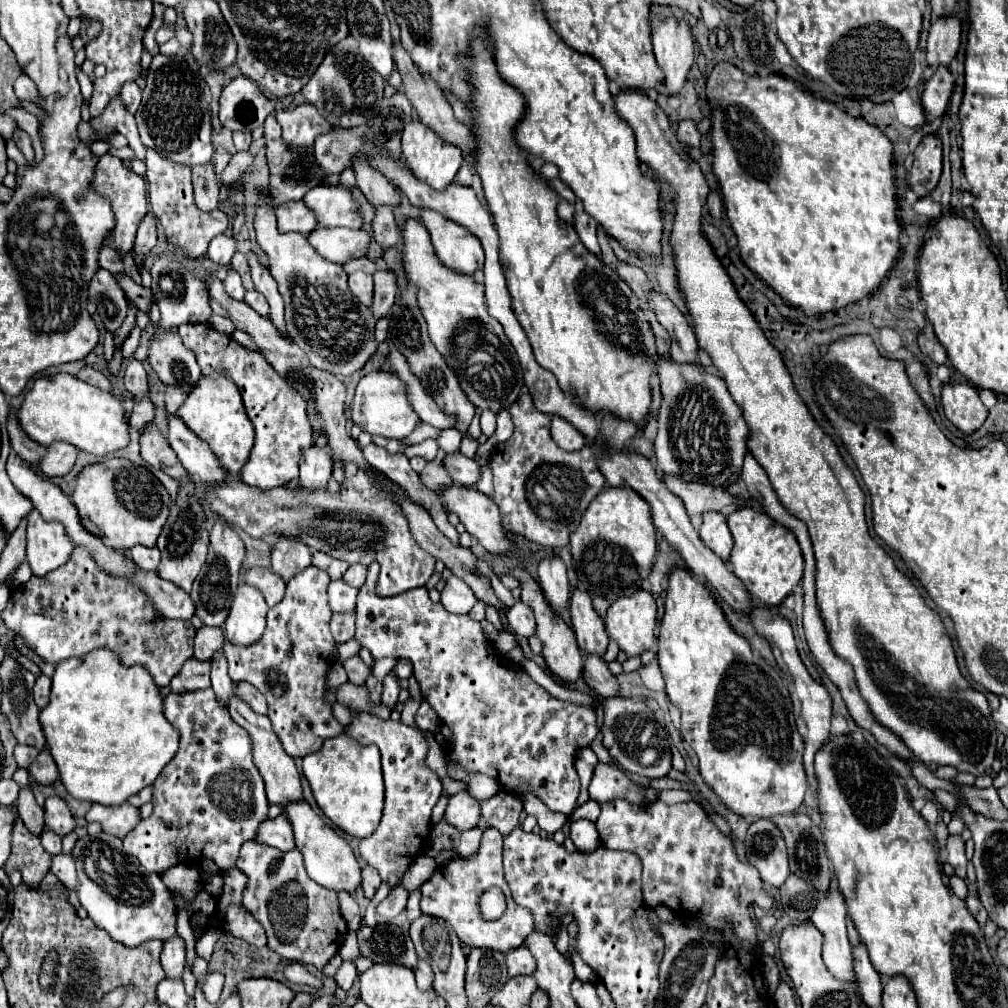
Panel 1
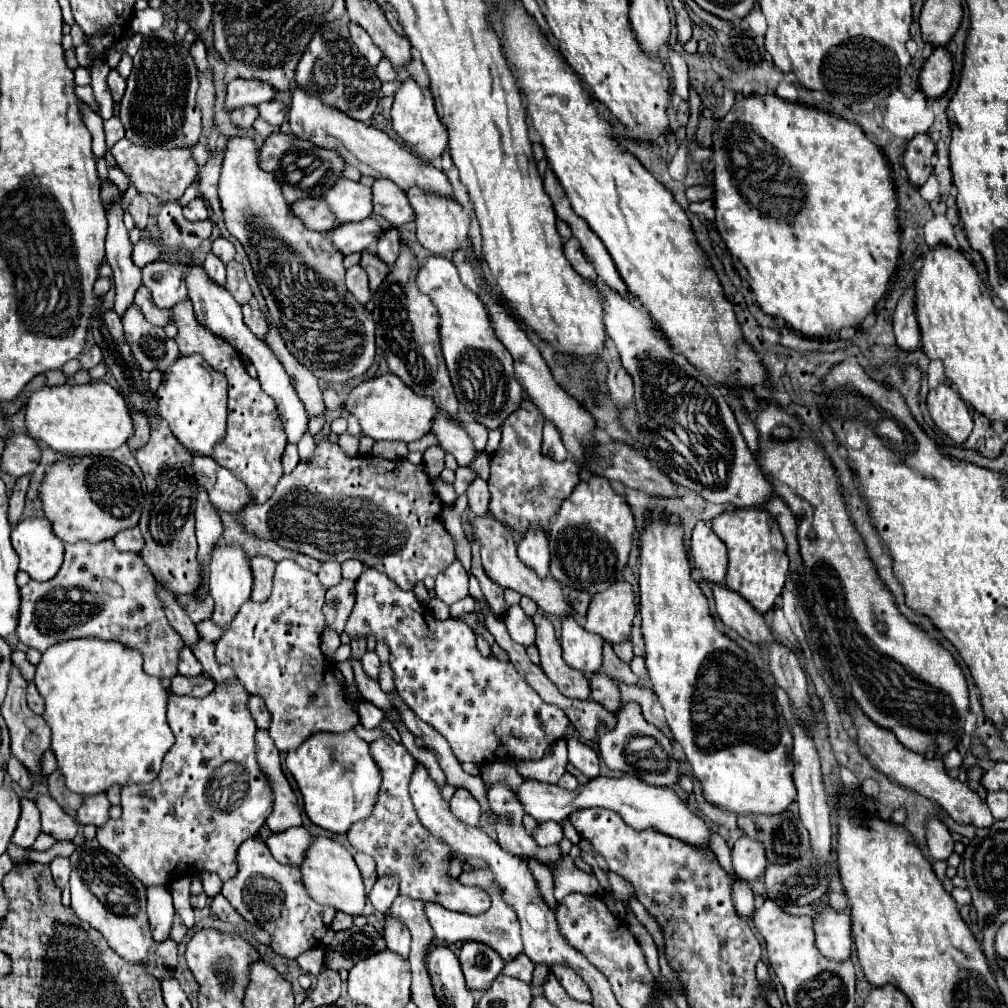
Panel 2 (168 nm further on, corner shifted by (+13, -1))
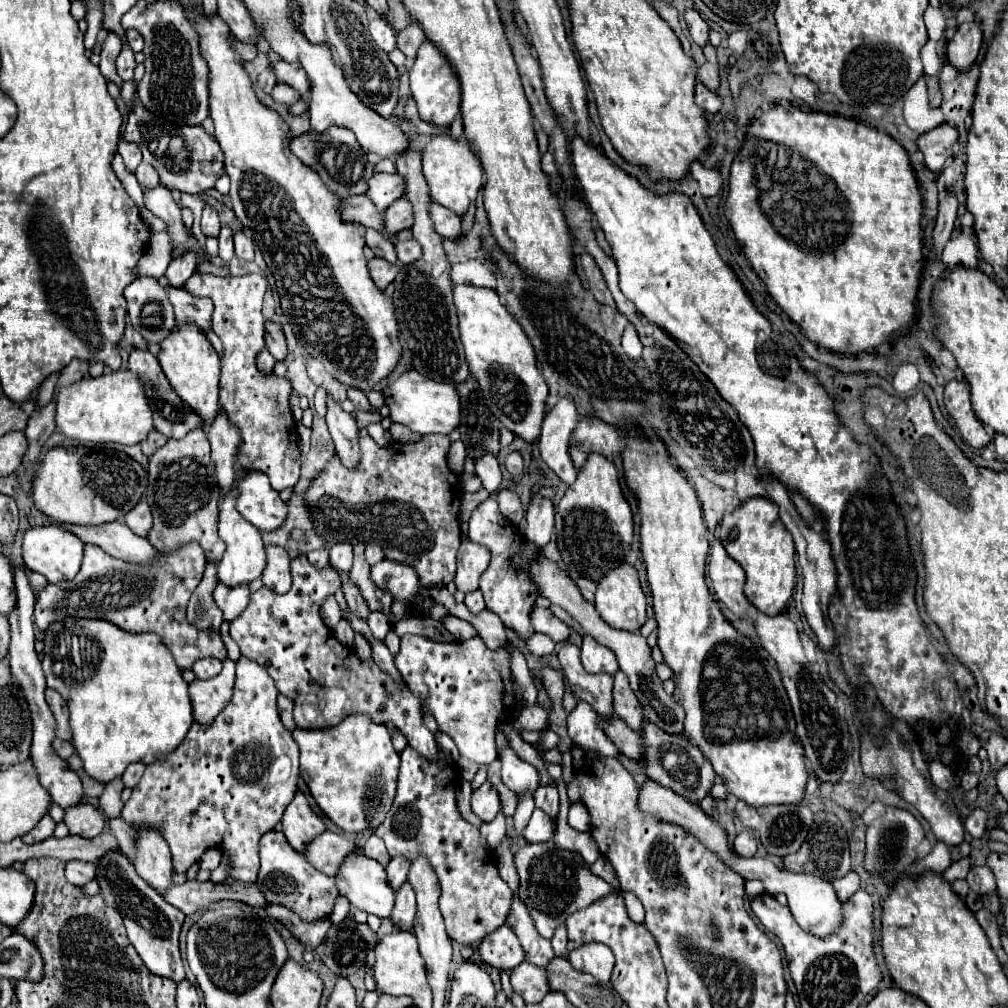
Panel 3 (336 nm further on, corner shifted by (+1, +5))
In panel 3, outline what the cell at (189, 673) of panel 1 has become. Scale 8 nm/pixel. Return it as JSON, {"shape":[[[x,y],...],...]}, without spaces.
{"shape":[[[224,659],[224,669],[208,681],[192,681],[188,685],[190,701],[194,709],[194,719],[200,723],[212,723],[220,713],[220,707],[230,699],[234,687],[234,661]]]}

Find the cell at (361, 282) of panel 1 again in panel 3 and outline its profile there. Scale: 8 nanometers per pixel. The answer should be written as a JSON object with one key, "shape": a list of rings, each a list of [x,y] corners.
{"shape":[[[374,257],[374,259],[368,261],[368,271],[370,271],[370,277],[372,277],[374,285],[376,285],[380,291],[384,291],[384,289],[392,283],[392,279],[396,277],[398,267],[396,267],[396,265],[390,265],[390,263],[384,261],[384,259]]]}

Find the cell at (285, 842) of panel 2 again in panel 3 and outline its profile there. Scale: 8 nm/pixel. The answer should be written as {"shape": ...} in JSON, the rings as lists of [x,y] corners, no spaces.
{"shape":[[[324,831],[316,839],[304,845],[304,859],[324,875],[332,877],[346,855],[356,851],[358,845],[352,839],[346,839],[334,831]]]}

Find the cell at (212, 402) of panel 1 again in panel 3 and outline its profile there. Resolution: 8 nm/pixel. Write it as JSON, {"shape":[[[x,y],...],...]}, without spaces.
{"shape":[[[178,325],[176,335],[170,335],[160,345],[162,351],[158,355],[158,361],[172,383],[178,397],[202,419],[204,425],[212,425],[216,415],[220,413],[220,357],[212,343],[204,337],[204,333],[198,327],[192,325]]]}

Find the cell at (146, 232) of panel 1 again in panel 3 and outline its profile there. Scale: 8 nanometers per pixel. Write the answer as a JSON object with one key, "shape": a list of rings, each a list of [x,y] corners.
{"shape":[[[140,163],[138,171],[136,171],[136,179],[142,185],[142,189],[156,189],[160,185],[156,169],[152,165],[146,165],[146,163]]]}

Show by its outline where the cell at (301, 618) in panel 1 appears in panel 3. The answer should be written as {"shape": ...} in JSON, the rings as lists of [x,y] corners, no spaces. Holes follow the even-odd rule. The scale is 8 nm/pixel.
{"shape":[[[298,555],[296,559],[292,559],[292,589],[286,595],[276,595],[268,589],[260,589],[250,597],[248,607],[244,609],[244,613],[240,617],[236,617],[230,623],[230,637],[238,643],[240,651],[244,657],[260,663],[268,675],[274,679],[276,689],[286,695],[288,699],[294,701],[294,721],[298,729],[324,729],[330,725],[338,725],[344,717],[344,713],[348,711],[356,711],[356,713],[368,713],[372,715],[372,719],[376,721],[392,721],[400,731],[406,733],[408,737],[408,745],[414,747],[424,759],[434,759],[438,755],[438,745],[434,741],[434,735],[422,727],[422,713],[420,713],[420,697],[414,695],[410,689],[402,689],[390,675],[384,675],[378,671],[374,661],[368,663],[360,663],[360,659],[344,645],[338,643],[338,639],[334,641],[332,631],[324,625],[322,615],[320,615],[320,607],[328,596],[334,596],[335,592],[342,587],[342,579],[340,573],[336,569],[332,569],[330,565],[326,565],[324,569],[316,569],[310,565],[310,561],[306,559],[306,555]],[[332,687],[340,687],[346,691],[346,709],[342,711],[340,717],[334,719],[324,719],[322,717],[322,697],[332,689]],[[314,695],[314,707],[318,709],[318,715],[314,719],[314,723],[310,723],[304,713],[302,713],[302,703]]]}

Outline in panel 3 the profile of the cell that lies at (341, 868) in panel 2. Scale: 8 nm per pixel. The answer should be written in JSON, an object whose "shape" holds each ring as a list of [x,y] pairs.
{"shape":[[[354,851],[352,855],[348,855],[342,861],[338,873],[334,875],[334,883],[338,887],[338,893],[344,895],[354,909],[360,909],[360,911],[366,911],[366,913],[372,913],[372,915],[378,915],[378,917],[388,917],[392,913],[394,891],[388,887],[386,871],[380,863],[366,857],[364,853]]]}

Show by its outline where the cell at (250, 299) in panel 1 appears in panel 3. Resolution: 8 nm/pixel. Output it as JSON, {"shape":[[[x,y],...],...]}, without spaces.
{"shape":[[[266,321],[266,349],[276,357],[276,361],[284,361],[286,357],[286,339],[284,339],[284,331],[280,327],[280,323],[274,321]]]}

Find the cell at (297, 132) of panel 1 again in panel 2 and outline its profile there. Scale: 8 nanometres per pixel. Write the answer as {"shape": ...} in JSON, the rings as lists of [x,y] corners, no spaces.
{"shape":[[[266,101],[264,105],[258,105],[258,111],[260,117],[274,127],[280,127],[286,119],[286,105],[282,101]]]}

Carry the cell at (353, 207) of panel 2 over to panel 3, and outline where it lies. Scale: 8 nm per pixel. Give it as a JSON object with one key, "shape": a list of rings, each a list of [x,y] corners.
{"shape":[[[374,173],[372,179],[368,179],[366,197],[376,205],[378,211],[386,211],[390,203],[394,203],[404,193],[404,181],[398,173]]]}

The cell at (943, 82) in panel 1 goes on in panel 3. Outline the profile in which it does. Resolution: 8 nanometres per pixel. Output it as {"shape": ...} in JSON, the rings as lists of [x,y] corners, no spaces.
{"shape":[[[964,23],[958,27],[946,47],[946,61],[958,71],[968,71],[976,61],[982,45],[982,29],[976,23]]]}

